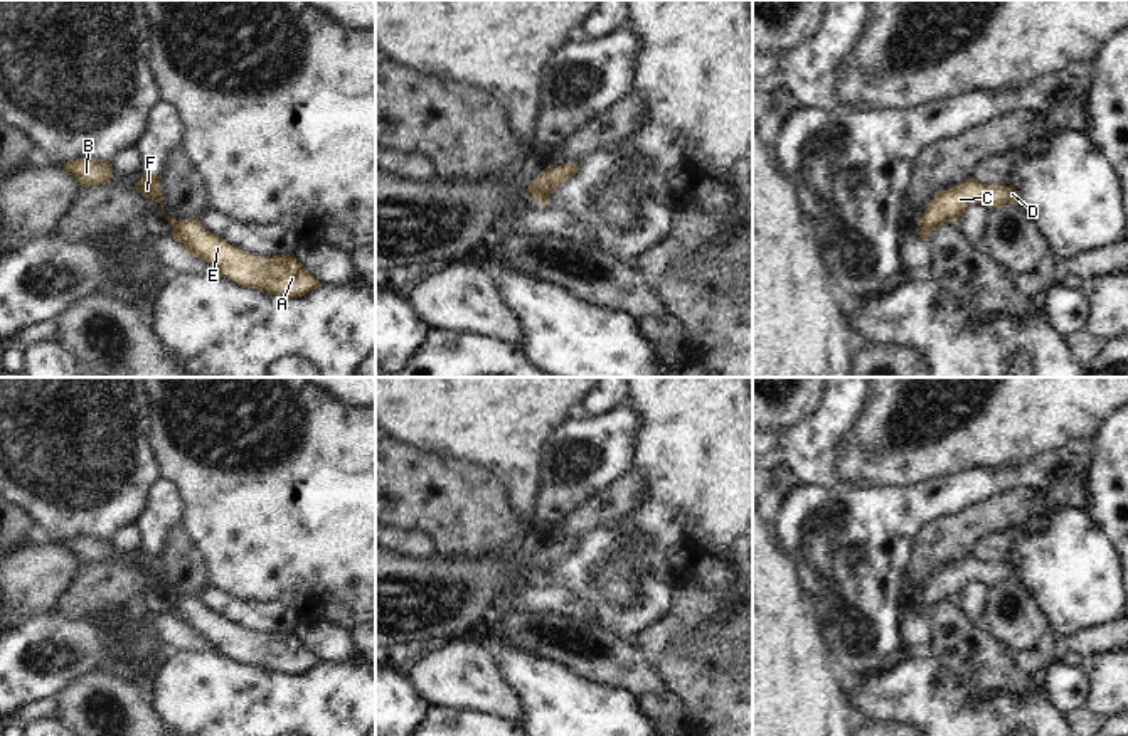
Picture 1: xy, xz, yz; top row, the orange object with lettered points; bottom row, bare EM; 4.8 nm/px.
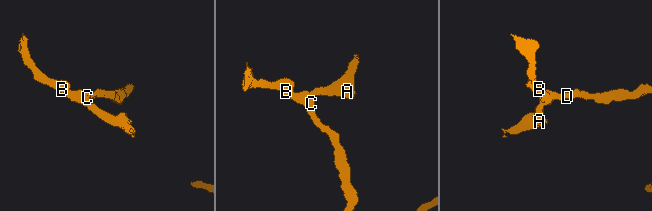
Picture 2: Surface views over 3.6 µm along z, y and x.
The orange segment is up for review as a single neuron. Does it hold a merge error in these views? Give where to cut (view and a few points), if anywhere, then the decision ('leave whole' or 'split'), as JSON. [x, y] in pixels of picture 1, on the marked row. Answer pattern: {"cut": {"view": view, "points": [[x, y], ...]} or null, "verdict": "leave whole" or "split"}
{"cut": null, "verdict": "leave whole"}

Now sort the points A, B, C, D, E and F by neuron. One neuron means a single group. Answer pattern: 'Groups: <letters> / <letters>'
Groups: A B C D E F

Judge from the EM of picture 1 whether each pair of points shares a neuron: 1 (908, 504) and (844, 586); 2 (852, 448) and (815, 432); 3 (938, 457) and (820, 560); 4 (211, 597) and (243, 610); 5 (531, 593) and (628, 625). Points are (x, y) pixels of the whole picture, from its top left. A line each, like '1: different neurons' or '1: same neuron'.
1: same neuron
2: different neurons
3: different neurons
4: same neuron
5: different neurons

